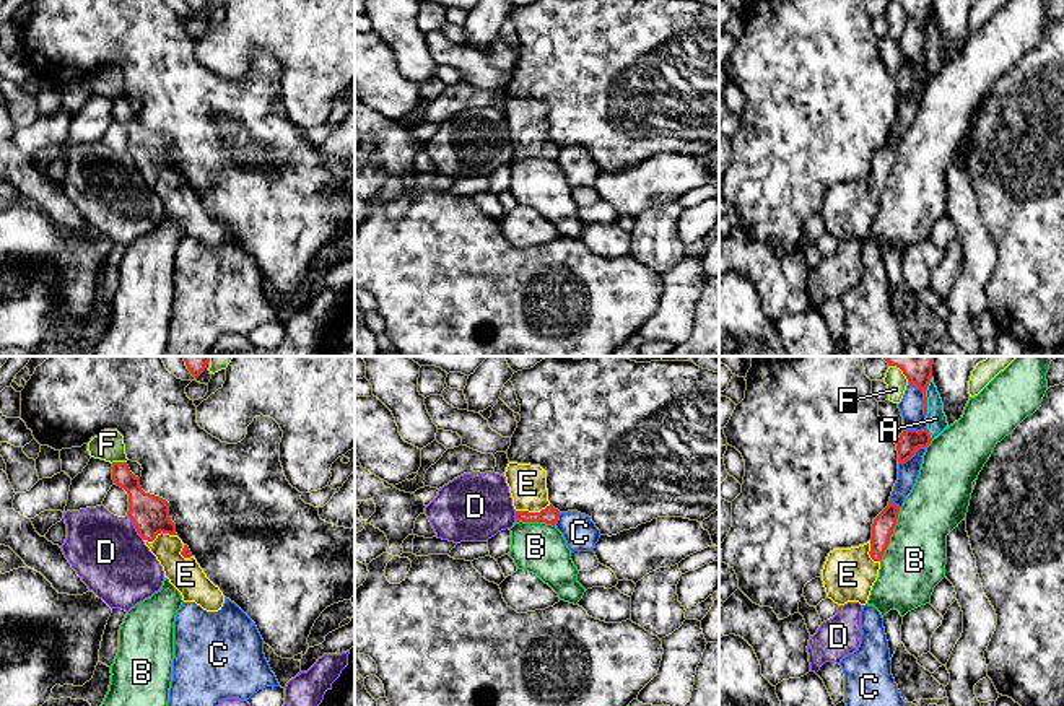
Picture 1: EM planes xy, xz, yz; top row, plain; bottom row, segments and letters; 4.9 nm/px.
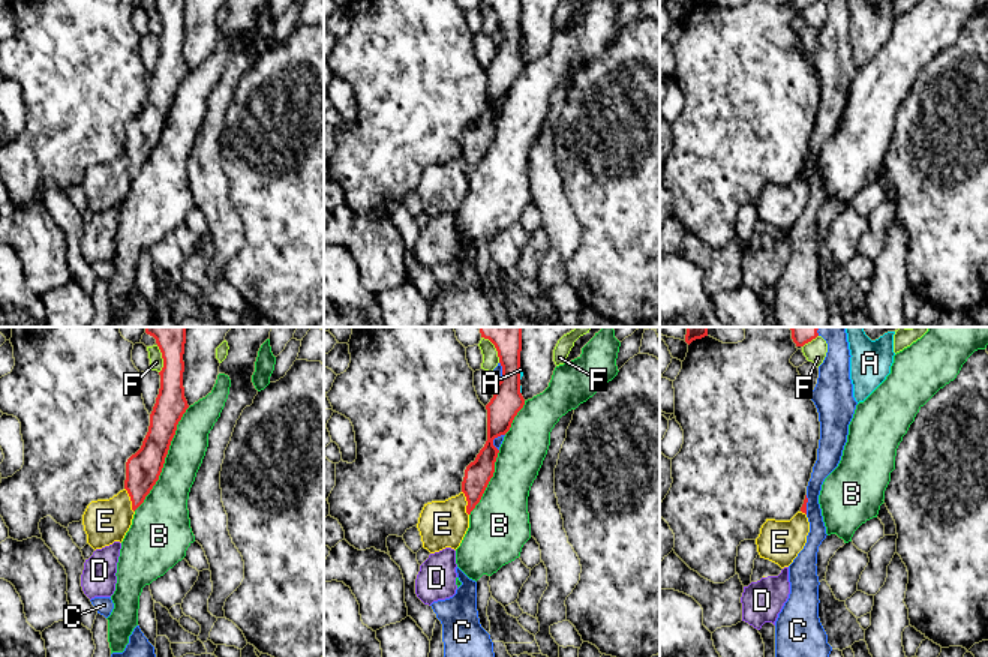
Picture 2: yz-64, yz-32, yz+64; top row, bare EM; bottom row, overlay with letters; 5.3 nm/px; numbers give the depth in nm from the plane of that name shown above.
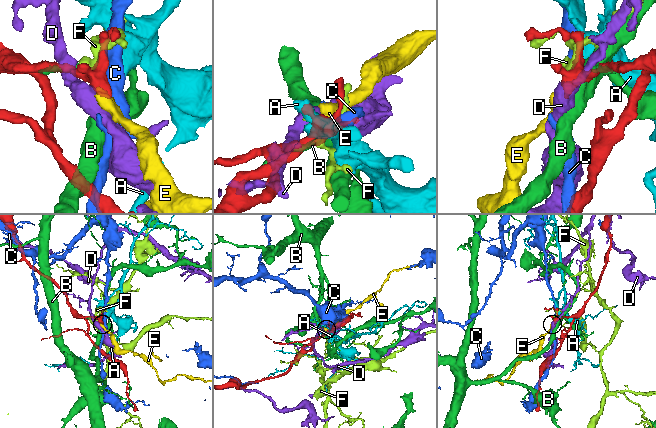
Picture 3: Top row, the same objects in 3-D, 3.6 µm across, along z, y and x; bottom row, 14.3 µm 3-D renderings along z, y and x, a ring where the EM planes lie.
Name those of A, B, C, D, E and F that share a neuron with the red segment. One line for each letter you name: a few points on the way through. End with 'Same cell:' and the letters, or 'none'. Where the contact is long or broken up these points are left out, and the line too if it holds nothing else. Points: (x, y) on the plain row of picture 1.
E: way xy (150, 150), (152, 158), (160, 168), (161, 176), (186, 210)
Same cell: E

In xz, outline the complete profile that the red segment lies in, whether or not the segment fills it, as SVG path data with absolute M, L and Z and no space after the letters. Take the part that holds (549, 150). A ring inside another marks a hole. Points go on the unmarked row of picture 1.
M509 98L504 112L516 145L516 158L556 159L560 146L548 137L547 107L540 101Z

